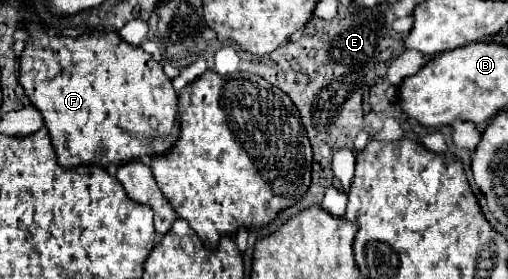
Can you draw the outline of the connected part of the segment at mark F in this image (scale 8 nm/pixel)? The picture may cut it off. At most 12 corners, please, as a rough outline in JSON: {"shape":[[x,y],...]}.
{"shape":[[26,25],[20,85],[58,163],[178,141],[178,95],[118,33]]}

